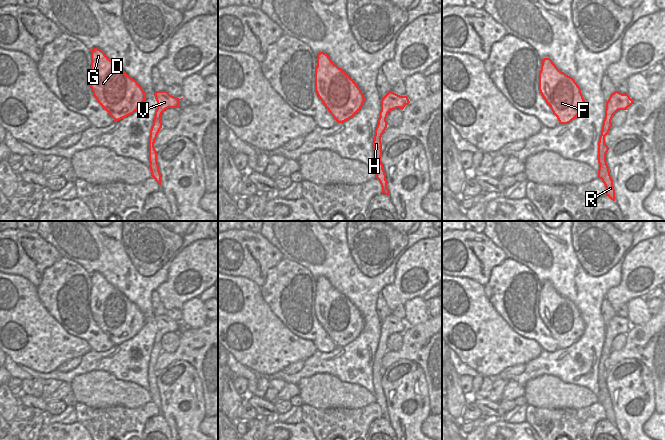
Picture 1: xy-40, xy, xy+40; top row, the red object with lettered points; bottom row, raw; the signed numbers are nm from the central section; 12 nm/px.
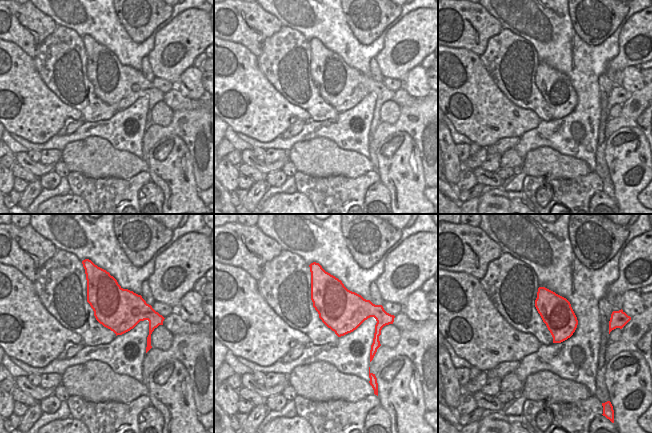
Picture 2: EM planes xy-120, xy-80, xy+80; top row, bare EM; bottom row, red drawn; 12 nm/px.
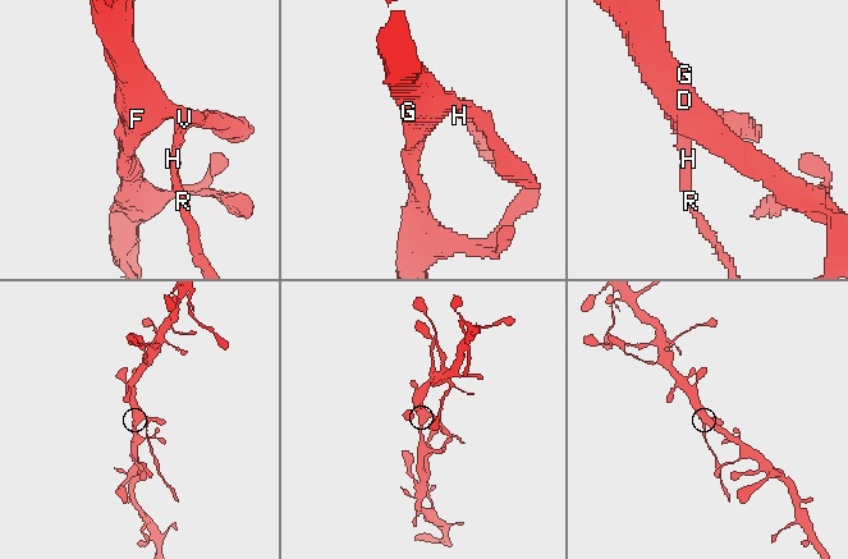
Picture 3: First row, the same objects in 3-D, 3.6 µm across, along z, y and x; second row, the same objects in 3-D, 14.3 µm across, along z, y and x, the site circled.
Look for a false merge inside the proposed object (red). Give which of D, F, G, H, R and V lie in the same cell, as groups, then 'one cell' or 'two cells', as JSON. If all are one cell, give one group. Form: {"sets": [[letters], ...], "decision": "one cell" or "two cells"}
{"sets": [["D", "F", "G", "V"], ["H", "R"]], "decision": "two cells"}

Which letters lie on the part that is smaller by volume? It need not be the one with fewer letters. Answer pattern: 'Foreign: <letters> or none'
Foreign: H, R

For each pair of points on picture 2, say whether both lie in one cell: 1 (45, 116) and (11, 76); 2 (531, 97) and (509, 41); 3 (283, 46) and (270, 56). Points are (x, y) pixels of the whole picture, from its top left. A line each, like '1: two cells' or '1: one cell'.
1: one cell
2: one cell
3: one cell

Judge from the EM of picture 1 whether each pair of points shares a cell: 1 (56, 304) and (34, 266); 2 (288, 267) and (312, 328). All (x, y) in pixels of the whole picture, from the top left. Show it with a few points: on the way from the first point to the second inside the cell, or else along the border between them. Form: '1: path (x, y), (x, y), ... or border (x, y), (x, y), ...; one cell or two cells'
1: border (56, 261), (43, 273), (42, 282), (38, 287); two cells
2: path (288, 282), (297, 313); one cell

